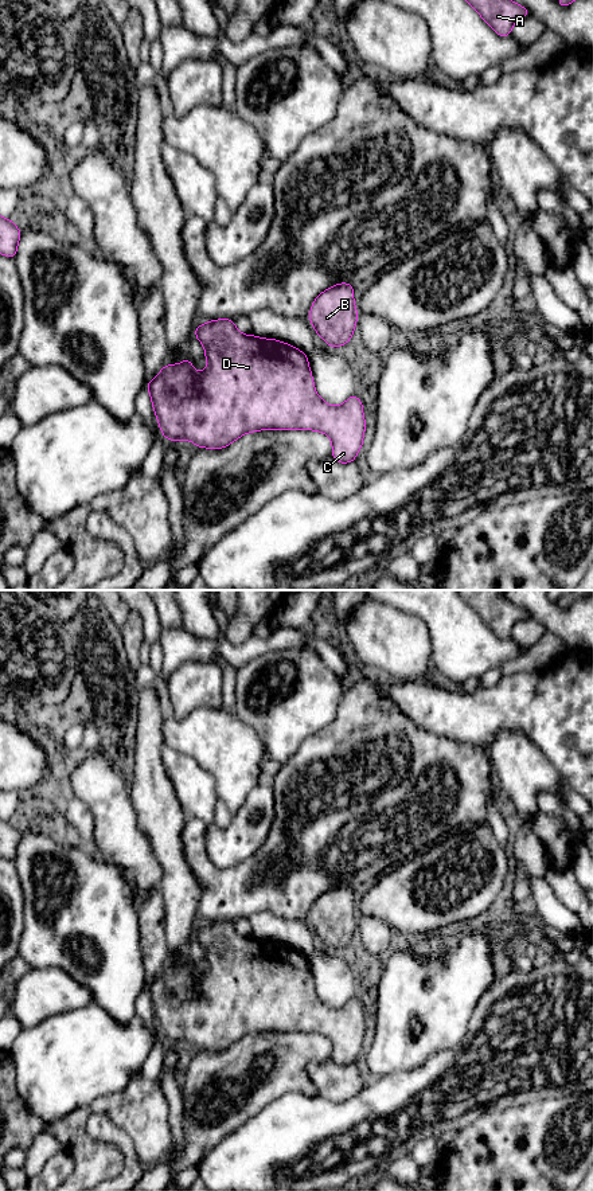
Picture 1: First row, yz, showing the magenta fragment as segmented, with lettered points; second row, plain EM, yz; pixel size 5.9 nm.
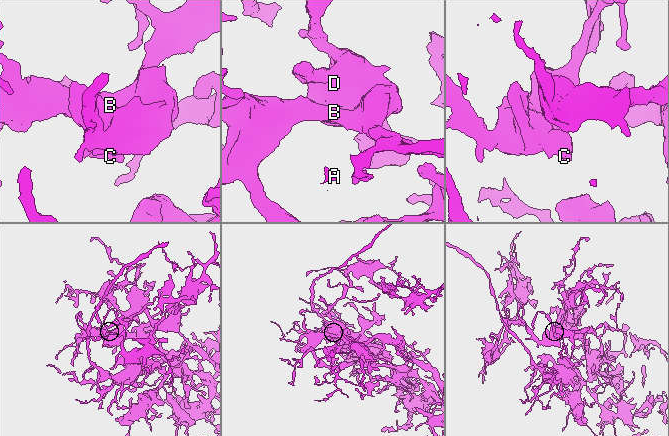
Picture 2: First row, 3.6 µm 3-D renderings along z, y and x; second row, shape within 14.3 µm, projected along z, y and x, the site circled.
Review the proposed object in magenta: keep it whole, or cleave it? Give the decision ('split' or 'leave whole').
leave whole

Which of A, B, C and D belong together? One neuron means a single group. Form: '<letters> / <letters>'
A B C D

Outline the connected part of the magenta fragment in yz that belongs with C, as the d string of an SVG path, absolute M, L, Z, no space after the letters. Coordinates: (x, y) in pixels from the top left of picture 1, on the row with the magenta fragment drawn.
M231 319L210 320L198 325L194 335L204 347L206 370L196 372L190 359L186 358L180 364L165 364L145 384L160 430L167 440L175 442L188 440L198 448L223 449L241 436L258 430L316 430L331 438L331 456L336 462L348 464L355 461L366 432L363 403L355 394L340 406L325 403L315 390L308 355L280 340L242 335Z

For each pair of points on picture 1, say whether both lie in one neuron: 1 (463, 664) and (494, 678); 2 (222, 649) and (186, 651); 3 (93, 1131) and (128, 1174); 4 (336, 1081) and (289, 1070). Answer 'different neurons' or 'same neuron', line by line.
1: different neurons
2: same neuron
3: same neuron
4: different neurons

